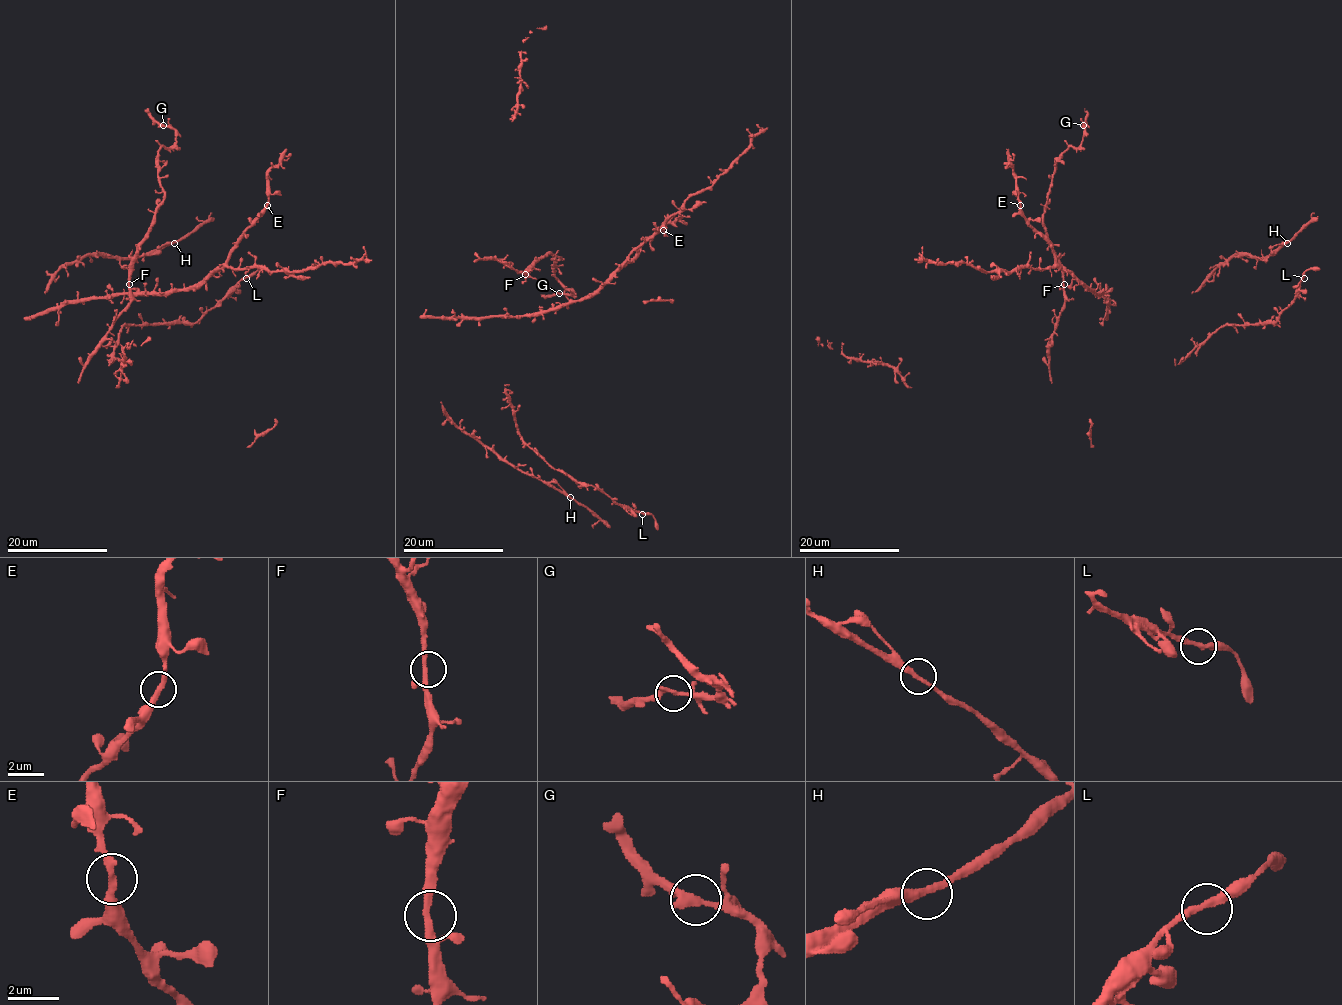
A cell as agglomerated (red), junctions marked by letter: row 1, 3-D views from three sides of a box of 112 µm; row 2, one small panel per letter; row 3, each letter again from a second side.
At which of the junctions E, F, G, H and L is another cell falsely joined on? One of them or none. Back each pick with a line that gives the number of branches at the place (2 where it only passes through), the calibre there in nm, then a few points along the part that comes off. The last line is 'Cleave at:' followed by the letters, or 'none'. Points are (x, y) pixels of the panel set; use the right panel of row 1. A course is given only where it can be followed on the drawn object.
Cleave at: none

